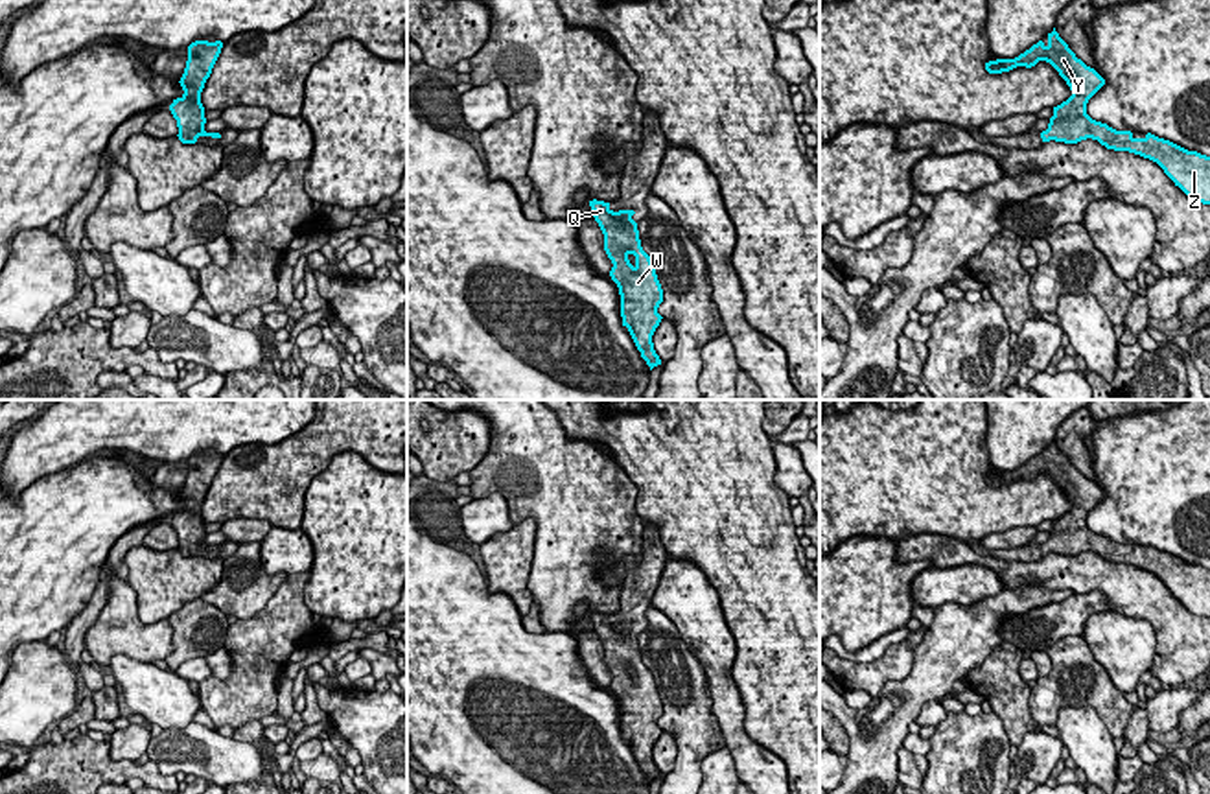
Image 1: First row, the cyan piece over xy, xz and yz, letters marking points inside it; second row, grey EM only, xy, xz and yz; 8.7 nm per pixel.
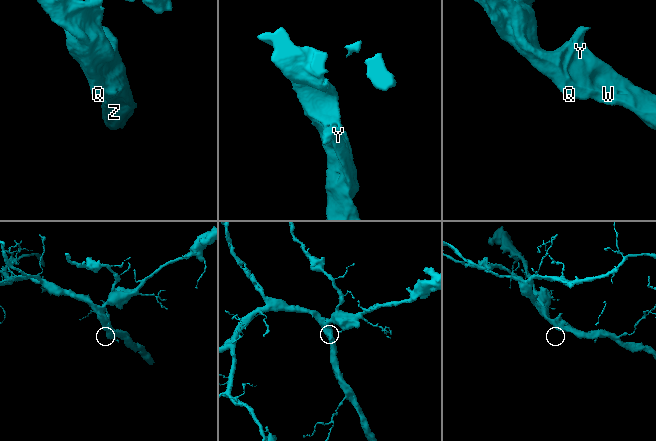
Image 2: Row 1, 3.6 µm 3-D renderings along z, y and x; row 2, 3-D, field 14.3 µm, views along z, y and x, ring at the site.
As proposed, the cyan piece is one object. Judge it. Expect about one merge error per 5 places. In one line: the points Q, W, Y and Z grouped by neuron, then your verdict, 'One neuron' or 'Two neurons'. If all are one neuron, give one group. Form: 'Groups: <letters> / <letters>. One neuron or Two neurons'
Groups: Q W Y Z. One neuron

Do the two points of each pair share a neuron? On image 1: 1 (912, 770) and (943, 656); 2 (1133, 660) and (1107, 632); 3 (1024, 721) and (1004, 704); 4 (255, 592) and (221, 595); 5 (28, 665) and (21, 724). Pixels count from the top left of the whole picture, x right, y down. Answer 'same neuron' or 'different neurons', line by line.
1: different neurons
2: same neuron
3: same neuron
4: same neuron
5: same neuron

